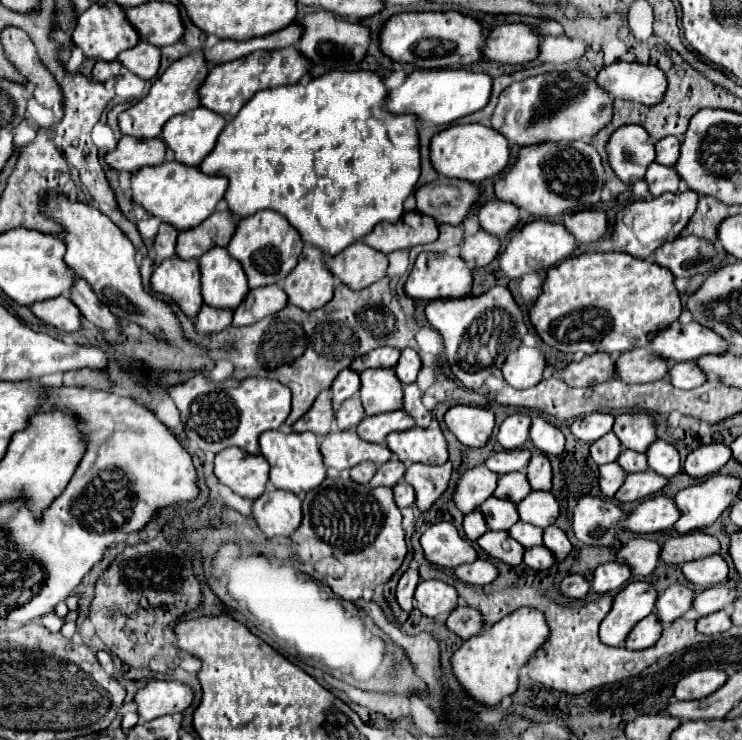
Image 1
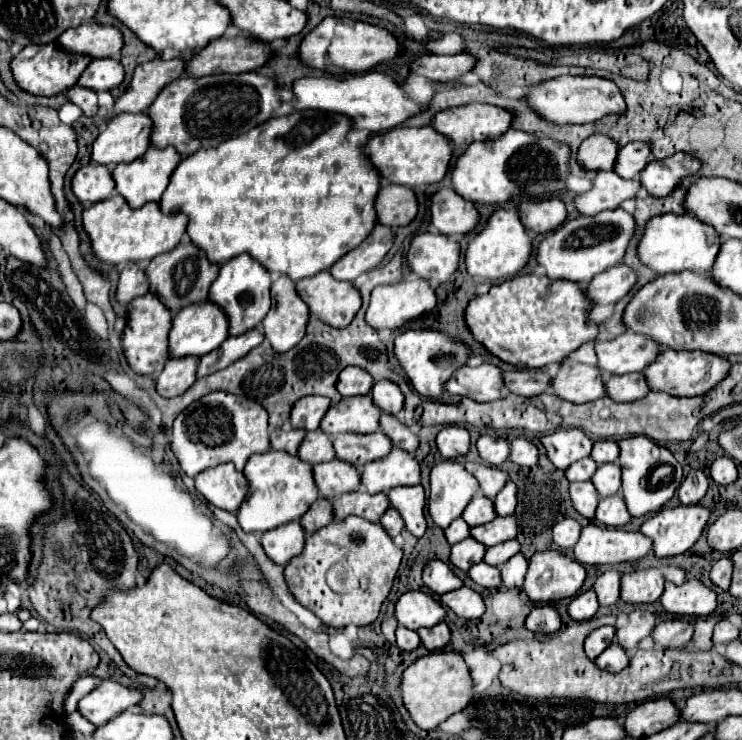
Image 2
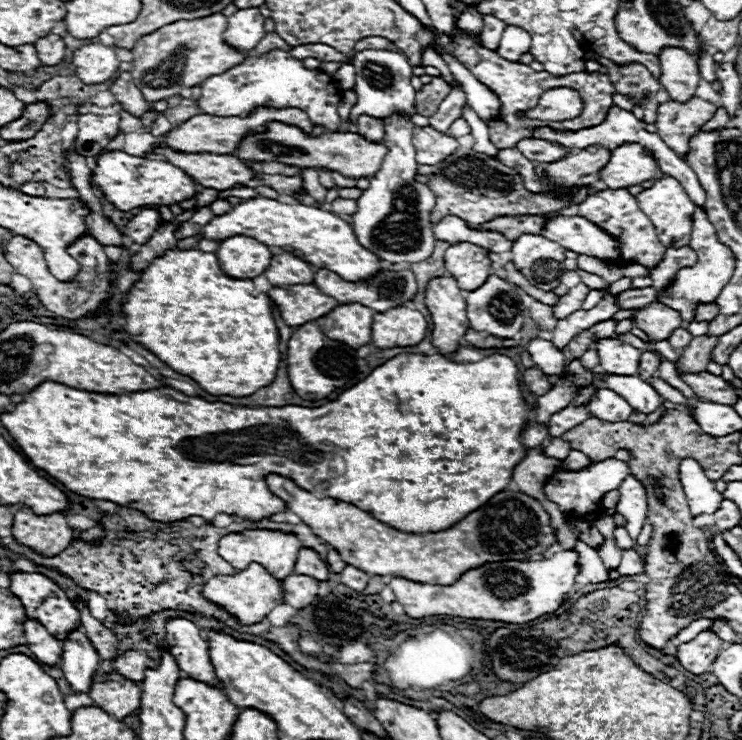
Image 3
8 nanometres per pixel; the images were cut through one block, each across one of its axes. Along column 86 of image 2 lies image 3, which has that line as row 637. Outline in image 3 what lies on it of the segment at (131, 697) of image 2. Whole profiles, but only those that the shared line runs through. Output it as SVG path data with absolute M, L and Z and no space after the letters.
M702 630L694 640L678 646L680 664L692 674L704 674L710 670L710 664L722 650L724 642L712 630Z

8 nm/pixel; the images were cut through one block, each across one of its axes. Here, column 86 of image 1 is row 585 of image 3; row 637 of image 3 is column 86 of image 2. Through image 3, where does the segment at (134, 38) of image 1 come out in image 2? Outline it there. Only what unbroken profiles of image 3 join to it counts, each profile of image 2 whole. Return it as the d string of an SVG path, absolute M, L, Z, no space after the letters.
M50 42L48 46L26 46L20 54L14 56L12 72L14 72L14 78L20 84L20 88L24 88L26 92L36 94L36 96L56 96L56 94L72 88L90 62L92 60L88 56L64 54L64 50L60 50L60 46L56 46L56 42L54 44Z

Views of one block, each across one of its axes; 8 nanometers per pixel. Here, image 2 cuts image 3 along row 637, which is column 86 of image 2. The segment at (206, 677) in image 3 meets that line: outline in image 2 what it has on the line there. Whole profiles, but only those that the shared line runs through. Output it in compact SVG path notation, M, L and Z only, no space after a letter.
M88 164L74 174L72 190L82 202L100 202L114 194L112 172L106 166Z

